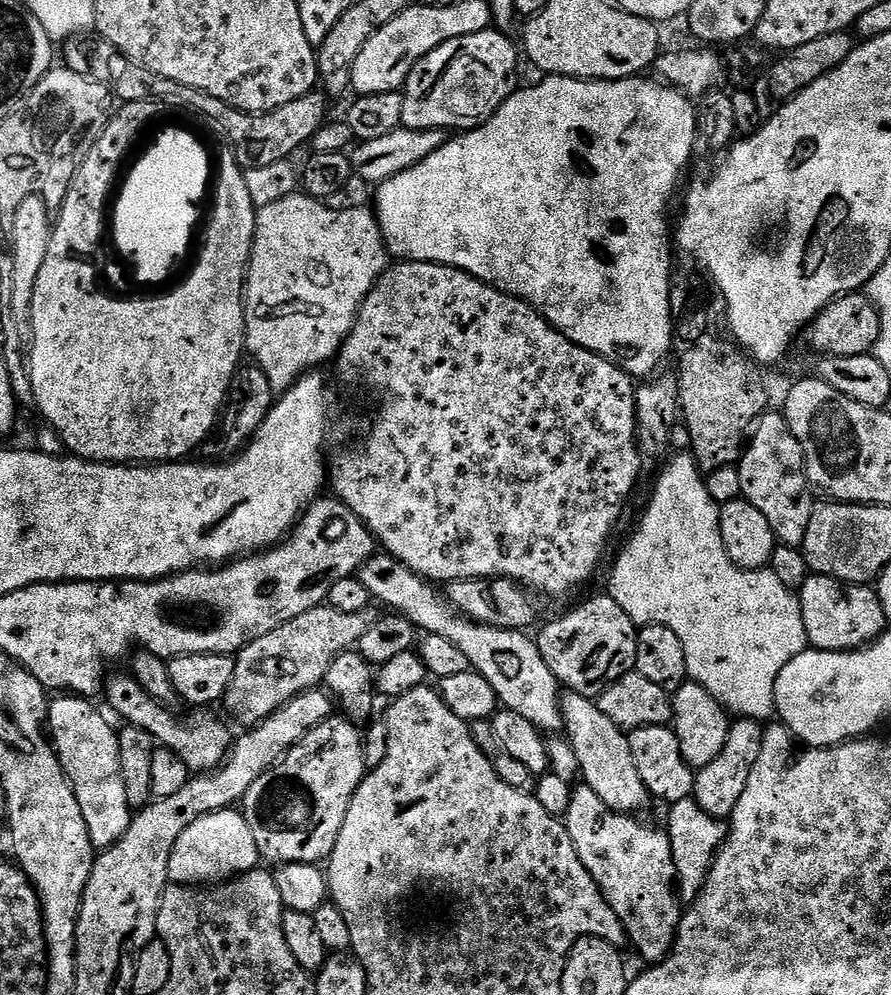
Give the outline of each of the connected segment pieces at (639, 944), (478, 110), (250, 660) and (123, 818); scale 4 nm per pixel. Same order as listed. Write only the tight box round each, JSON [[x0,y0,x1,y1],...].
[[562,783,682,965],[402,30,518,130],[223,606,373,726],[46,694,134,850]]

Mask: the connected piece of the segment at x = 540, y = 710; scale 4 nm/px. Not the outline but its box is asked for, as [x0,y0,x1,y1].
[358,550,564,734]

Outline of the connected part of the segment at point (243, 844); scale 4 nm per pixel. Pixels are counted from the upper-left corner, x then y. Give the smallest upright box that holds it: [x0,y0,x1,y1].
[168,810,260,886]

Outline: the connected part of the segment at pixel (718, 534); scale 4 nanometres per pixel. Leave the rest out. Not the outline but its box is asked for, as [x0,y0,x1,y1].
[606,450,809,722]

